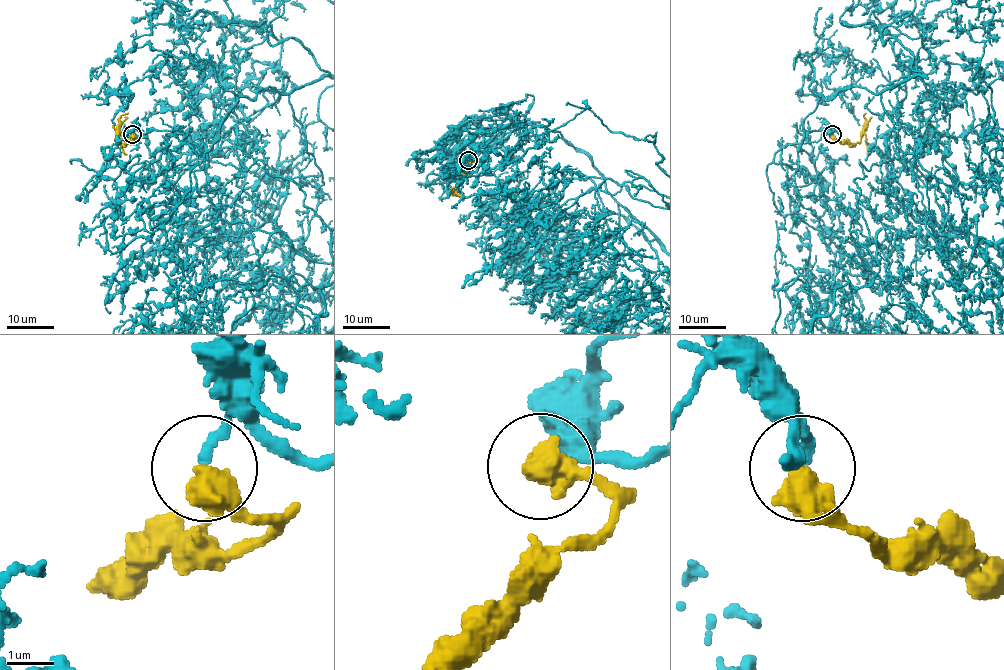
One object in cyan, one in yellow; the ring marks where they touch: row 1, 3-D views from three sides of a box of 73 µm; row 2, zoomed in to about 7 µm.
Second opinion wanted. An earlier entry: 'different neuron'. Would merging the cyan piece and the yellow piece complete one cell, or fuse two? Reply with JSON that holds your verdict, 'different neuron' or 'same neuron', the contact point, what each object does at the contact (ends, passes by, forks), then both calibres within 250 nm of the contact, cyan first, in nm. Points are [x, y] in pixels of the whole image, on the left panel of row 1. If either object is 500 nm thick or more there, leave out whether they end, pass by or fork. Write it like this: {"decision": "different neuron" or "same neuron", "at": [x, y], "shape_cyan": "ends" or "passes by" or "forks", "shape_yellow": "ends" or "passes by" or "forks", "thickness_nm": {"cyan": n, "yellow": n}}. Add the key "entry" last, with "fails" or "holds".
{"decision": "same neuron", "at": [132, 134], "thickness_nm": {"cyan": 200, "yellow": 650}, "entry": "fails"}

